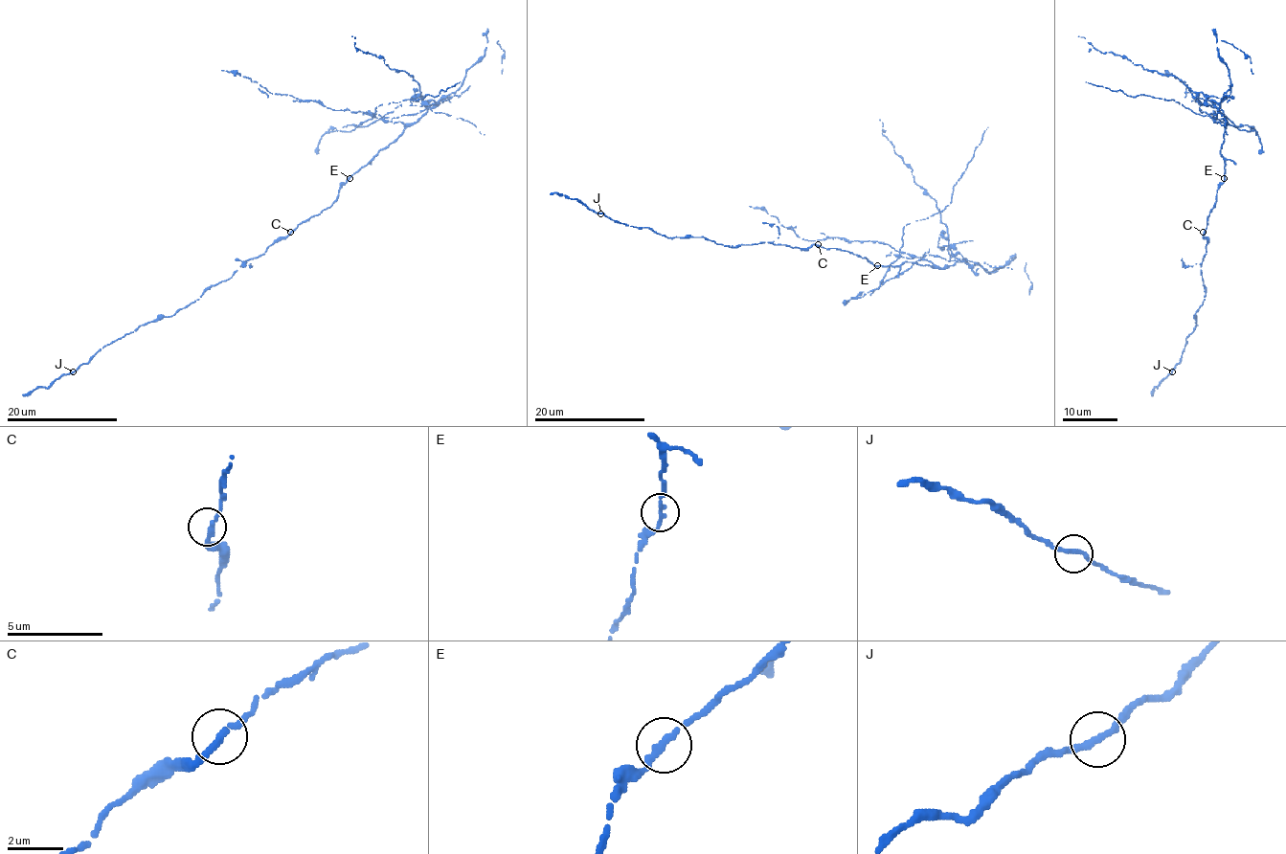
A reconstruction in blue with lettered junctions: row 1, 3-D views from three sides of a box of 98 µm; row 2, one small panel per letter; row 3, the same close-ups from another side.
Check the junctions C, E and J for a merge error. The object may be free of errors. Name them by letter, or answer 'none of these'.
E

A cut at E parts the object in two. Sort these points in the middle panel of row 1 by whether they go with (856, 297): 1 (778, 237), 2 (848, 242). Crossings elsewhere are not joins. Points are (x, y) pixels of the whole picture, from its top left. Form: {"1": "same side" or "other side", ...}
{"1": "other side", "2": "same side"}

